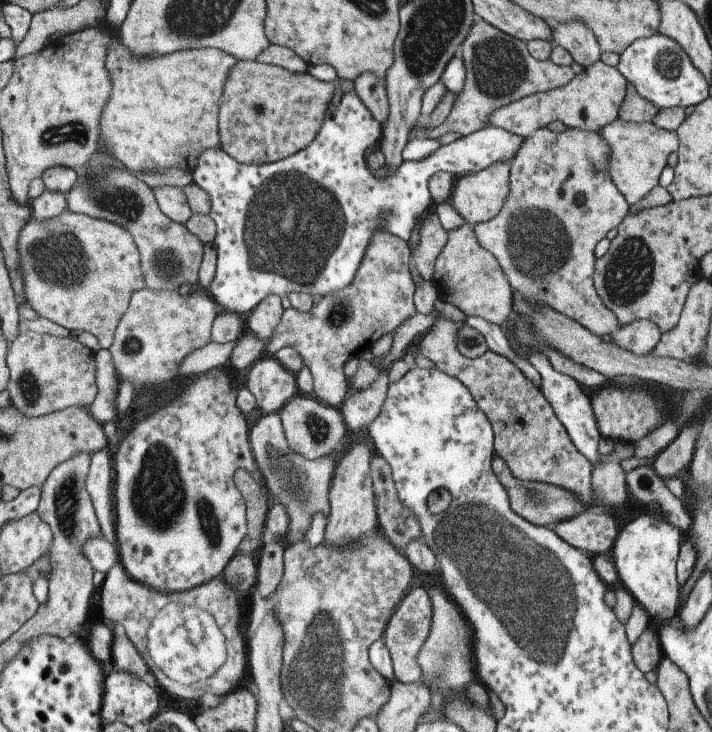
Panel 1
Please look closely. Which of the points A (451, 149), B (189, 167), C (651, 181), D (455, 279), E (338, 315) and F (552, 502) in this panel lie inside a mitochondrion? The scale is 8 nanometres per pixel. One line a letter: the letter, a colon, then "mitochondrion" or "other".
A: other
B: other
C: other
D: other
E: mitochondrion
F: mitochondrion

